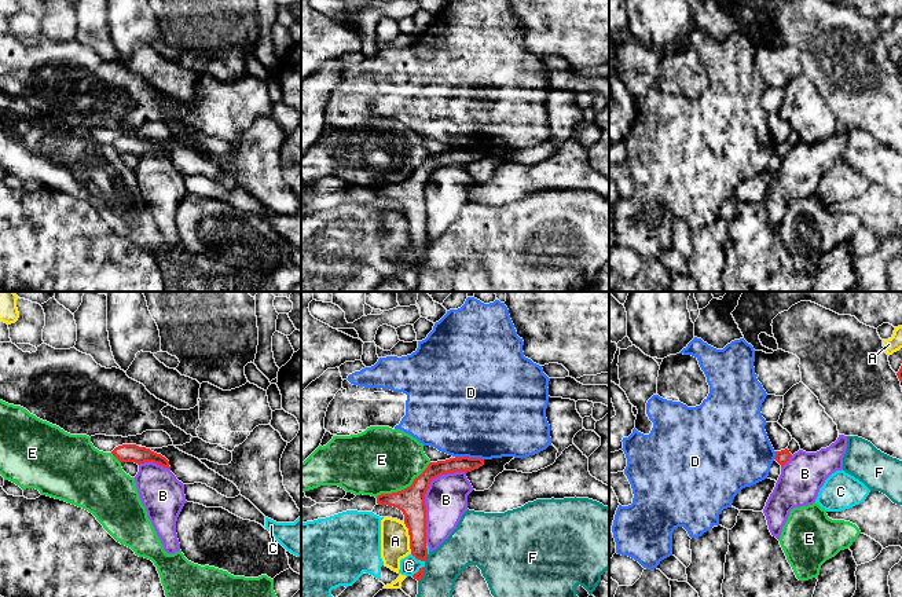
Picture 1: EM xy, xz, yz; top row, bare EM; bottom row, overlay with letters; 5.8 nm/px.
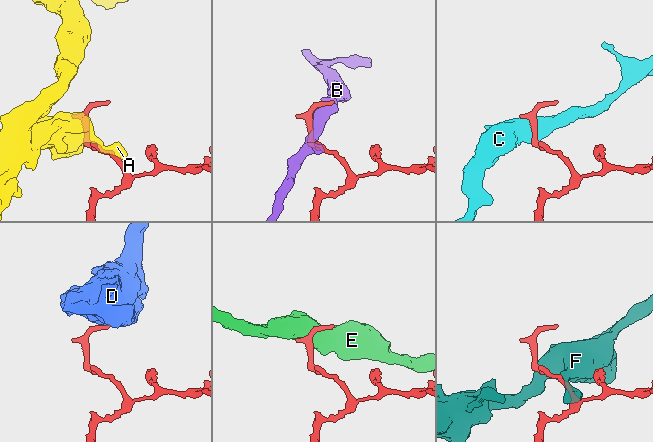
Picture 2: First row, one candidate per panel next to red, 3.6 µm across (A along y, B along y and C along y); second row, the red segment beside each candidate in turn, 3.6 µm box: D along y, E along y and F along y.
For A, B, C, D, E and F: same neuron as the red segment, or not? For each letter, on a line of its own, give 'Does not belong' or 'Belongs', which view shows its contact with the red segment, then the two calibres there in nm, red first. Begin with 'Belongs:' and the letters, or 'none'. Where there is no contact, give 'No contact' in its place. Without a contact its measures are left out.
Belongs: none
A: Does not belong. Touches red in xz. Thickness 160 nm (red) against 180 nm
B: Does not belong. Touches red in xz. Thickness 160 nm (red) against 240 nm
C: Does not belong. Touches red in xz. Thickness 130 nm (red) against 110 nm
D: Does not belong. Touches red in xz. Thickness 90 nm (red) against 500 nm
E: Does not belong. Touches red in xz. Thickness 160 nm (red) against 380 nm
F: Does not belong. Touches red in xz. Thickness 130 nm (red) against 220 nm

